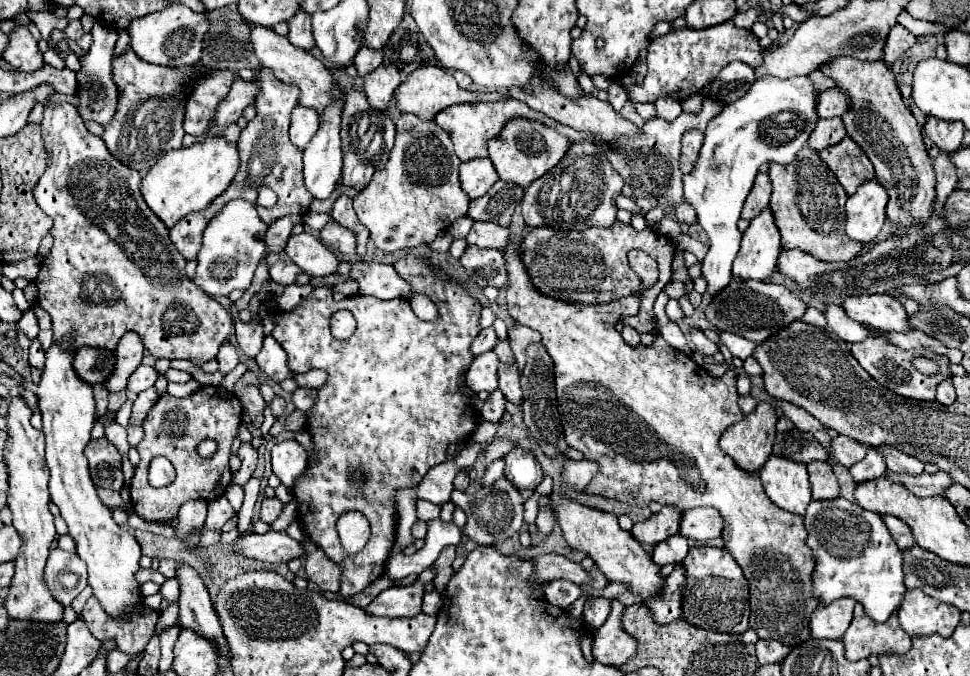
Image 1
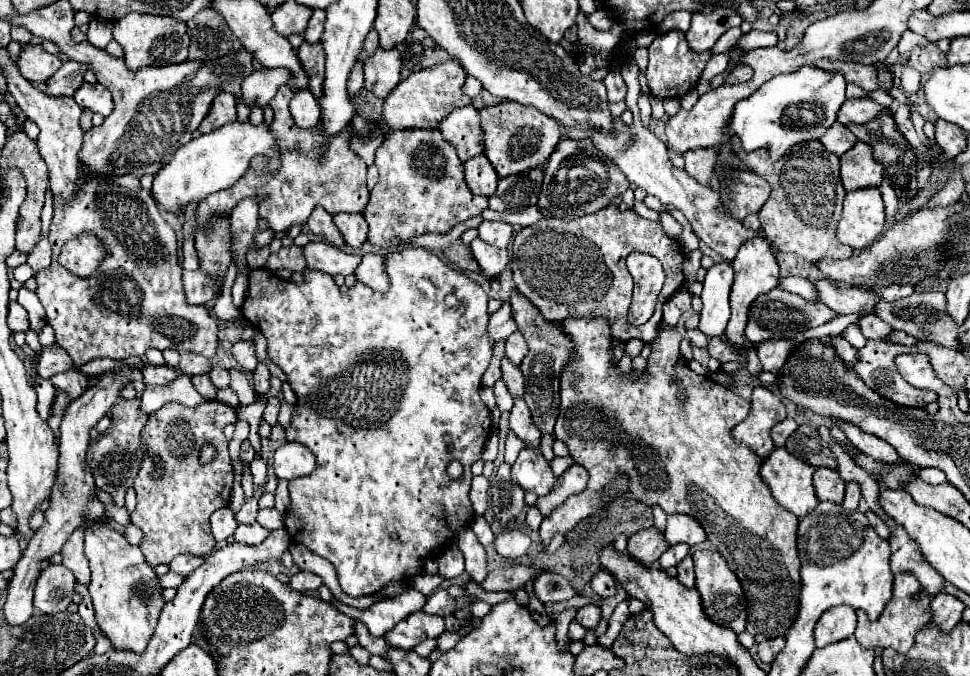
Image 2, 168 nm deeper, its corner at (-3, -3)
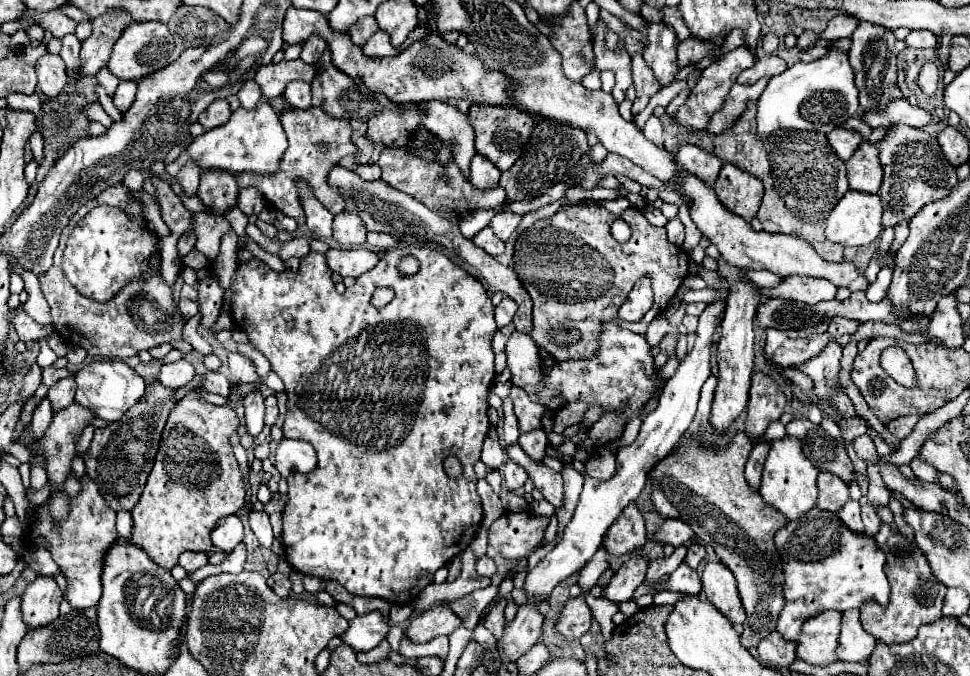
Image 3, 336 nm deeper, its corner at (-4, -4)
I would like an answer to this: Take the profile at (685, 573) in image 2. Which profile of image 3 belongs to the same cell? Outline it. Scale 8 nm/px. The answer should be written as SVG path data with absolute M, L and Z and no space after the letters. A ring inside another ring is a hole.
M691 543L689 545L689 551L687 551L687 557L685 557L685 563L691 567L691 569L697 569L697 565L705 559L705 547L699 545L699 543Z

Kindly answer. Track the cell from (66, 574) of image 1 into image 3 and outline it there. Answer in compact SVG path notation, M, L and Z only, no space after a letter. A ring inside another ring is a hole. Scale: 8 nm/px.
M37 575L33 583L21 595L21 613L29 629L39 629L49 625L59 617L59 603L63 599L61 589L51 577Z

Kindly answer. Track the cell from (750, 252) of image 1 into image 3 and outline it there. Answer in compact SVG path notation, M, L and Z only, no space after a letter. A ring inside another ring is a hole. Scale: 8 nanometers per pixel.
M741 281L731 287L729 301L725 307L725 317L721 323L721 341L717 343L717 365L719 365L719 383L715 387L711 403L711 425L719 435L723 435L729 425L747 409L749 385L753 373L753 317L757 307L757 293L751 289L751 283Z

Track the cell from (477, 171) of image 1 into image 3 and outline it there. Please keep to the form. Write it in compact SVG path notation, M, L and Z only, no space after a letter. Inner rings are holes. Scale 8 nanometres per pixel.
M475 155L471 161L471 183L477 189L493 189L499 185L499 177L501 171L495 169L495 165L491 165L491 161L487 161L481 155Z

